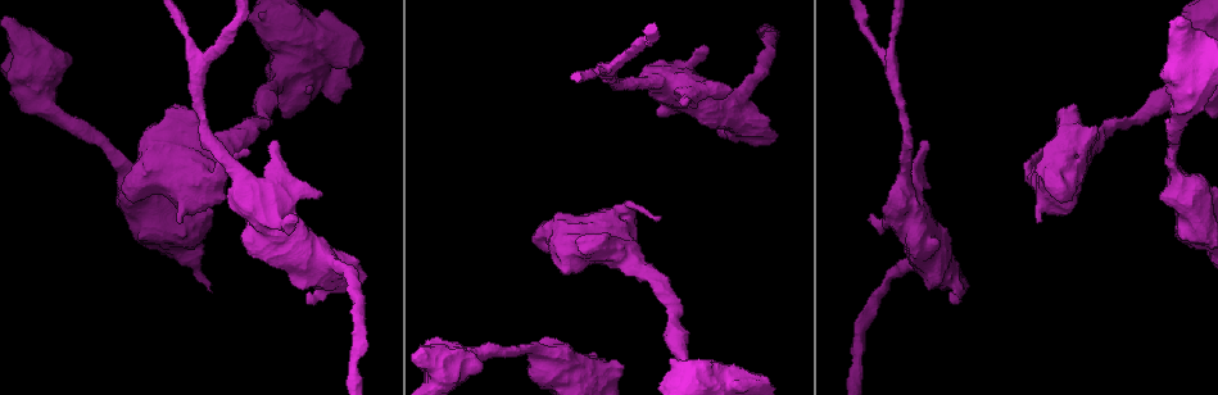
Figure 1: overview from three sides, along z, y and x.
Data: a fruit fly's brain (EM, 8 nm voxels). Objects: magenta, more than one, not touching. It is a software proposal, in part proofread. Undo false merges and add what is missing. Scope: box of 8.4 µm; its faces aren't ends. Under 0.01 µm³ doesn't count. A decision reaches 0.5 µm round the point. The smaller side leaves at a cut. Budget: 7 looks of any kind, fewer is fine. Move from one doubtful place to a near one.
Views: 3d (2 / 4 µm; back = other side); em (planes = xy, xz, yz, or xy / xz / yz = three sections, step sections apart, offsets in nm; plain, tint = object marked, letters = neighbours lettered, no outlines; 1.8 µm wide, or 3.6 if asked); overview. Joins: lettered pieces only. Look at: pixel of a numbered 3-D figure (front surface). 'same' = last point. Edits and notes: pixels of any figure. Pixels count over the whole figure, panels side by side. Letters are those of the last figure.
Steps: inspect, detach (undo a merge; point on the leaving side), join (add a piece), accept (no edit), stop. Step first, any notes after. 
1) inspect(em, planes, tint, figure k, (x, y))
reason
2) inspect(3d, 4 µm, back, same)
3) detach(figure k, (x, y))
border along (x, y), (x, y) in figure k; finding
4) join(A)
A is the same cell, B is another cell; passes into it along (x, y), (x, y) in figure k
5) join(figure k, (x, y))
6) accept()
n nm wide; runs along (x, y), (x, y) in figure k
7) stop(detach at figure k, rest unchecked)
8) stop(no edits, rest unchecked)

inspect(3d, 2 µm, figure 1, (660, 216))
branch stops here

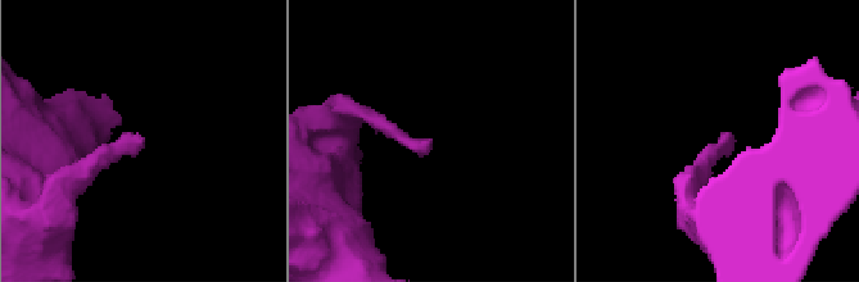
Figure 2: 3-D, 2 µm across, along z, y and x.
inspect(em, planes, letters, figure 2, (720, 139))

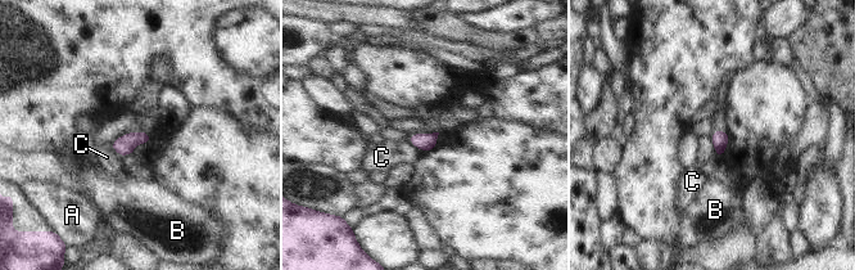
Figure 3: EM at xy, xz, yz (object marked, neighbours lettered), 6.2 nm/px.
accept()
100 nm wide; A, B and C are other cells; border along (407, 140), (423, 152) in figure 3; none of them fits

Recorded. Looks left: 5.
inspect(em, yz, step 4, letters, figure 1, (679, 103))
branch stops here

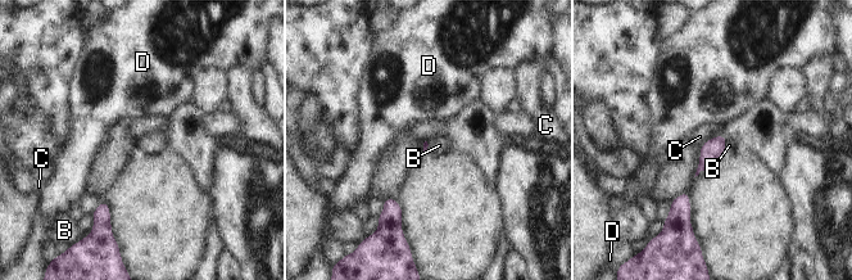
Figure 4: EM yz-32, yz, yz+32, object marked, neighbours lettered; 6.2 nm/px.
inspect(em, planes, letters, same)

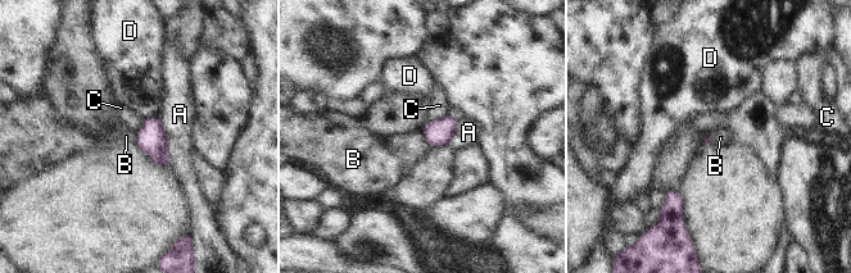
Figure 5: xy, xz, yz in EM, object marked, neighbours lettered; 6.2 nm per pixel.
accept()
A, B, C and D are other cells; no lettered piece goes on from it

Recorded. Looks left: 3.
inspect(em, 3.6 µm, xz, step 16, tint, figure 1, (872, 216))
branch stops here

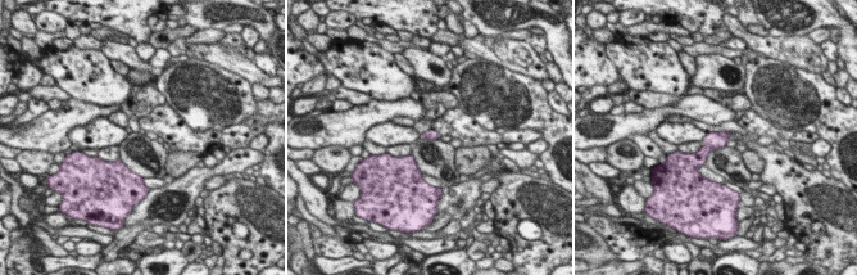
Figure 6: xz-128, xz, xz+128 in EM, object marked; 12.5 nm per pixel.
inspect(em, 3.6 µm, xz, step 16, letters, same)

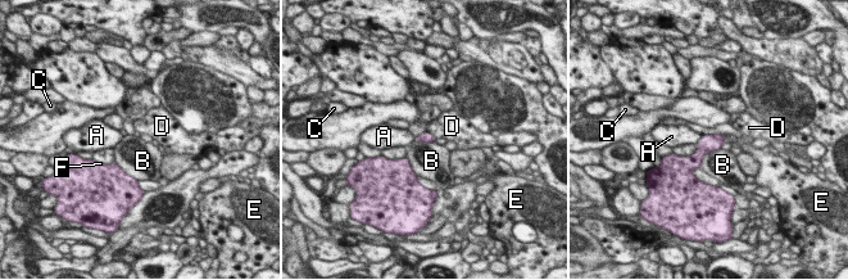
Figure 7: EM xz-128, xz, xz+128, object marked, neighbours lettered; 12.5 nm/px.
accept()
A, B, C, D, E and F are other cells; border along (720, 148), (708, 152), (699, 167) in figure 7; no lettered piece goes on from it

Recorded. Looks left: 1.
stop(no edits, rest unchecked)

